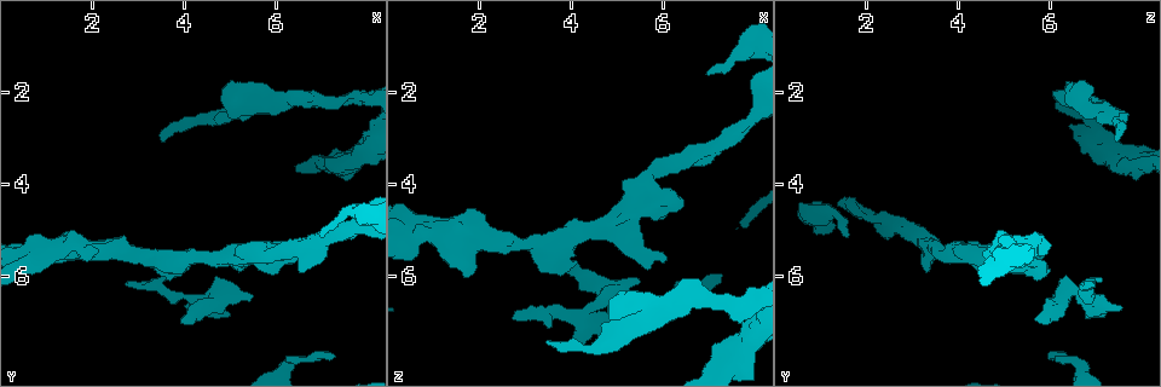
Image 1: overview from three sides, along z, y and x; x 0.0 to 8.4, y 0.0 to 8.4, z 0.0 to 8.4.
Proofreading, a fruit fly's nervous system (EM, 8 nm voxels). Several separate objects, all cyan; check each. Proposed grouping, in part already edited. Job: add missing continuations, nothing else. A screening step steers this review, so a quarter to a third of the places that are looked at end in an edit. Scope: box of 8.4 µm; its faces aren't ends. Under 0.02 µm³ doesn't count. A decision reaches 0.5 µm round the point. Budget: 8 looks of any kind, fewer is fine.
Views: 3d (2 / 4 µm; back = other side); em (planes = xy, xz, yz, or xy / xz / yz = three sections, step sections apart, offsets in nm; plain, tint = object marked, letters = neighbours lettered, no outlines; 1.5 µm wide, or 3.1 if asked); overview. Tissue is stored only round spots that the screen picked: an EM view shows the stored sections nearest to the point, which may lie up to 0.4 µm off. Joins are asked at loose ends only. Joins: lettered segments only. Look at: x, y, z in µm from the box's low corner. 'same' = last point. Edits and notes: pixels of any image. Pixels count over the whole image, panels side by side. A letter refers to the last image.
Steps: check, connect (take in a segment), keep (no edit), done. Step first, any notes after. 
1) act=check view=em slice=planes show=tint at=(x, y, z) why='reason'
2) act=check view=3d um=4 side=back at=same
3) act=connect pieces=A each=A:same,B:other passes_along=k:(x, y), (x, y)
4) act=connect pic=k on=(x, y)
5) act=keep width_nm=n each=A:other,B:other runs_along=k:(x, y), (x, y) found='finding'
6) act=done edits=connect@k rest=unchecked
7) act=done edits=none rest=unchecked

act=check view=3d um=4 side=back at=(5.55, 1.75, 6.35) why='thick end'

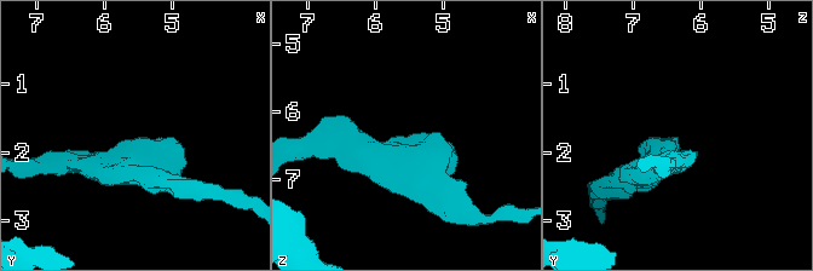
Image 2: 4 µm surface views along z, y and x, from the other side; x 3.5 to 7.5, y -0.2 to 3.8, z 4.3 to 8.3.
act=check view=em slice=yz step=8 show=tint at=(5.55, 1.85, 6.35) why='need the tissue'

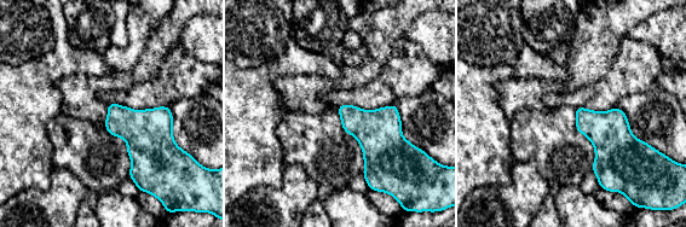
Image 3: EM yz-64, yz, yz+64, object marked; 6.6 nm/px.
act=check view=em slice=planes show=letters at=same why='another direction'

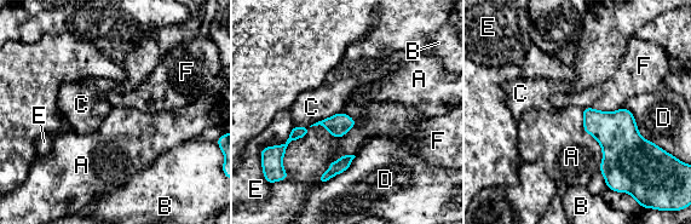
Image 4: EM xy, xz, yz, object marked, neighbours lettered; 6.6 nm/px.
act=keep each=A:other,B:other,C:other,D:other,E:other,F:other found='no lettered segment goes on from it'

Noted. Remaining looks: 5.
act=check view=em slice=planes show=letters at=(3.55, 3.05, 7.40) why='branch stops here'

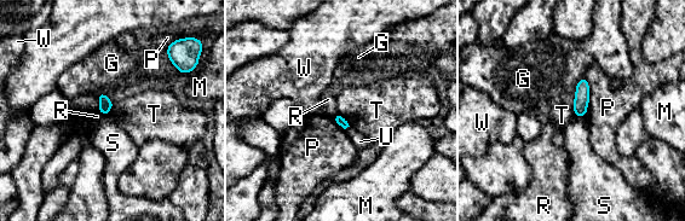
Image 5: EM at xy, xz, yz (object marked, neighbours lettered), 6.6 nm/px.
act=keep each=G:other,M:other,P:other,R:other,S:other,T:other,U:other,W:other border=5:(338, 112), (350, 126) found='no lettered segment goes on from it'

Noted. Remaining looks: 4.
act=check view=em slice=xy step=8 show=letters at=(7.25, 7.70, 5.95)

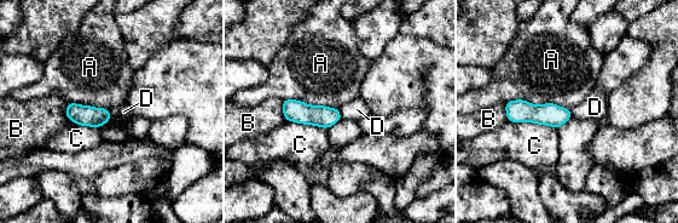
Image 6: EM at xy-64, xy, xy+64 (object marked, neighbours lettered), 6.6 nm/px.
act=check view=em slice=yz step=8 show=letters at=same

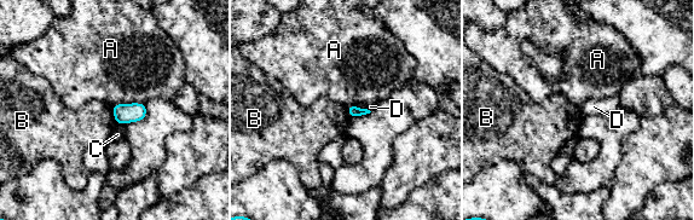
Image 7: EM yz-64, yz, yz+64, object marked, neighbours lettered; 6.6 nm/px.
act=keep each=A:other,B:other,C:other,D:other border=7:(144, 103), (117, 103), (111, 108) found='no lettered segment goes on from it'

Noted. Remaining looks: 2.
act=check view=3d um=2 at=(6.90, 5.15, 1.55) why='an open end'

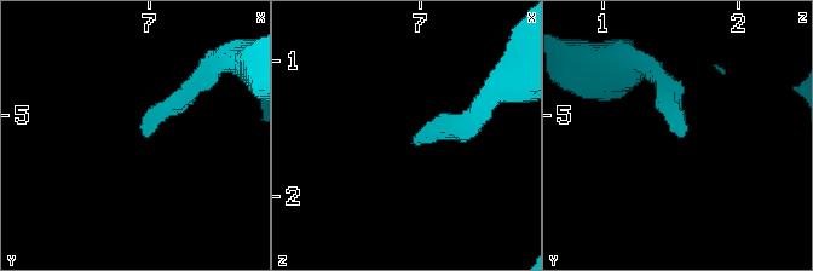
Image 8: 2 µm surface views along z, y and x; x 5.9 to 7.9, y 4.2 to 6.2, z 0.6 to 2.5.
act=check view=em slice=planes show=letters at=(6.94, 5.10, 1.62) why='now the EM'

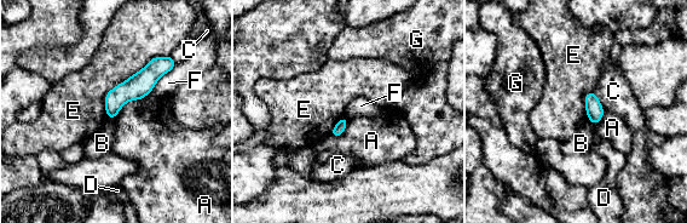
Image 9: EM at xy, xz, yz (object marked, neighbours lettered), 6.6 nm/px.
act=keep longest_contact=E:550nm each=A:other,B:other,C:other,D:other,E:other,F:other,G:other border=9:(143, 97), (128, 101), (114, 119) found='none of them fits'

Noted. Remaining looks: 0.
act=done edits=none rest=unchecked

